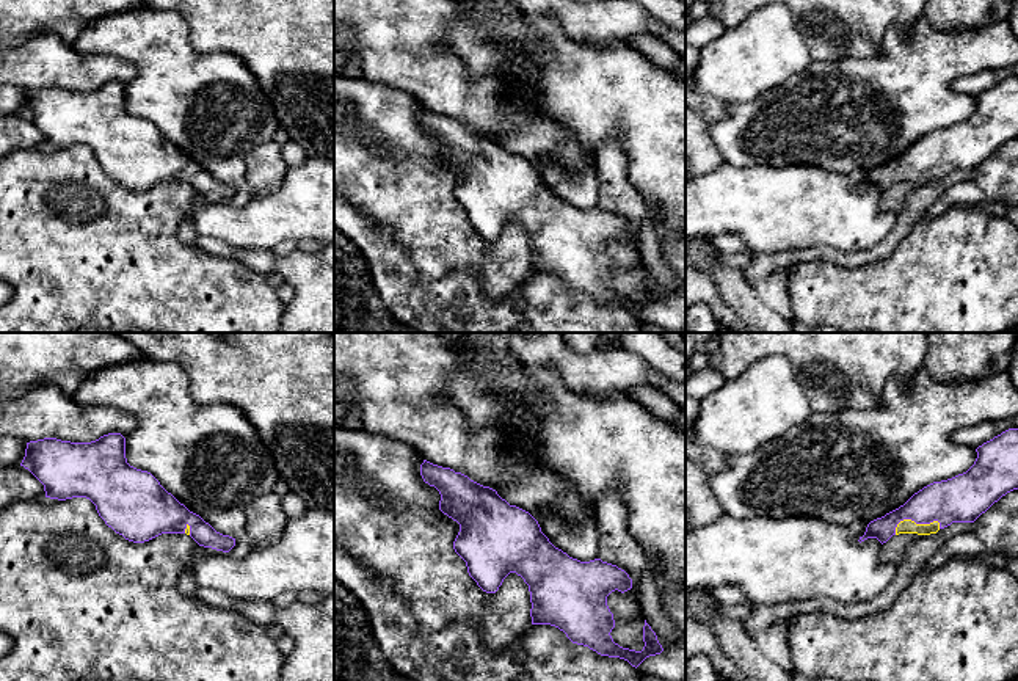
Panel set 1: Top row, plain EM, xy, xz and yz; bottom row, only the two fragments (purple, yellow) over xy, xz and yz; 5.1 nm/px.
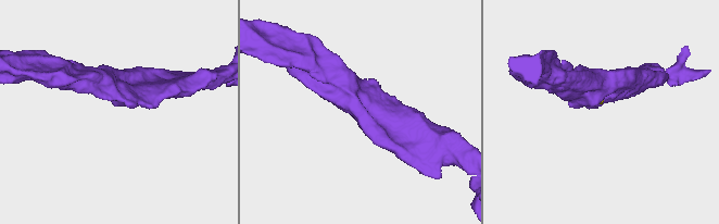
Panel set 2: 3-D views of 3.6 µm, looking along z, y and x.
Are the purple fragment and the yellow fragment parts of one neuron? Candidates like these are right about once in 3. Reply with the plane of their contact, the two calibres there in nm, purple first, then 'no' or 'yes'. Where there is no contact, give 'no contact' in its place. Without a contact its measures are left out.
yz | 240/80 nm | yes

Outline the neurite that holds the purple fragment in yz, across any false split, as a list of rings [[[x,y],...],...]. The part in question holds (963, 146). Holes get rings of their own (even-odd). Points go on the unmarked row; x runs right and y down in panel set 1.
[[[1018,77],[1002,80],[976,100],[977,107],[966,121],[924,135],[899,157],[871,169],[858,190],[877,187],[883,193],[899,182],[930,184],[952,171],[974,171],[1002,144],[1018,138]]]

